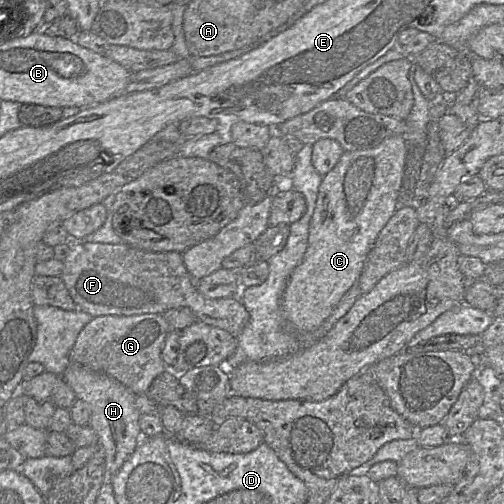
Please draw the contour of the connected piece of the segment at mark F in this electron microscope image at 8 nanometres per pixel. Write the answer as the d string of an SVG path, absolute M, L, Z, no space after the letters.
M72 240L69 252L63 261L61 278L78 309L92 317L102 315L132 316L149 313L162 314L173 308L189 308L197 320L220 327L238 336L249 320L249 314L238 298L211 299L202 295L196 280L189 274L180 252L151 252L125 243L103 244Z

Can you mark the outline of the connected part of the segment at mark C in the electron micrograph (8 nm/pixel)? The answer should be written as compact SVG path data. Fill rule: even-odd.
M390 136L373 148L345 151L334 168L322 177L309 224L306 252L290 275L281 299L283 314L297 330L310 332L317 329L331 314L343 295L358 281L378 234L399 206L407 156L406 137Z

